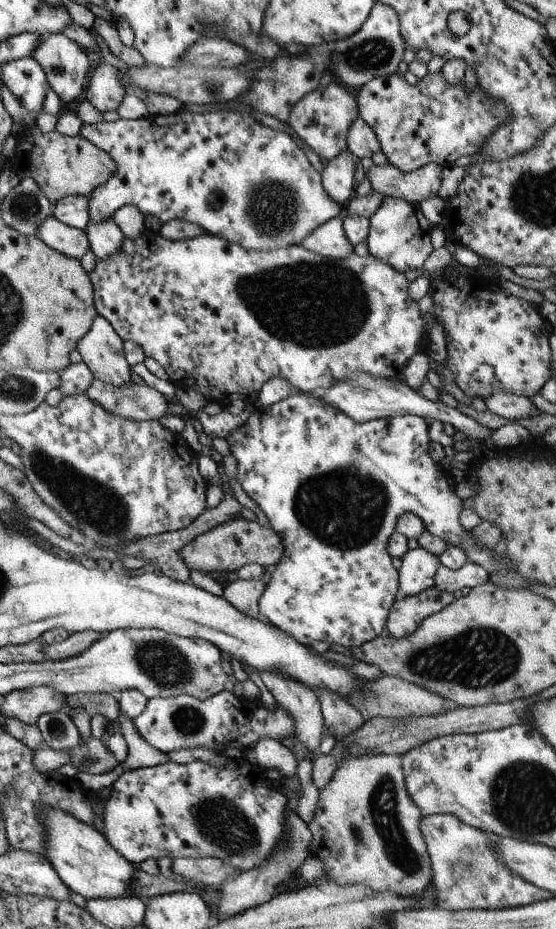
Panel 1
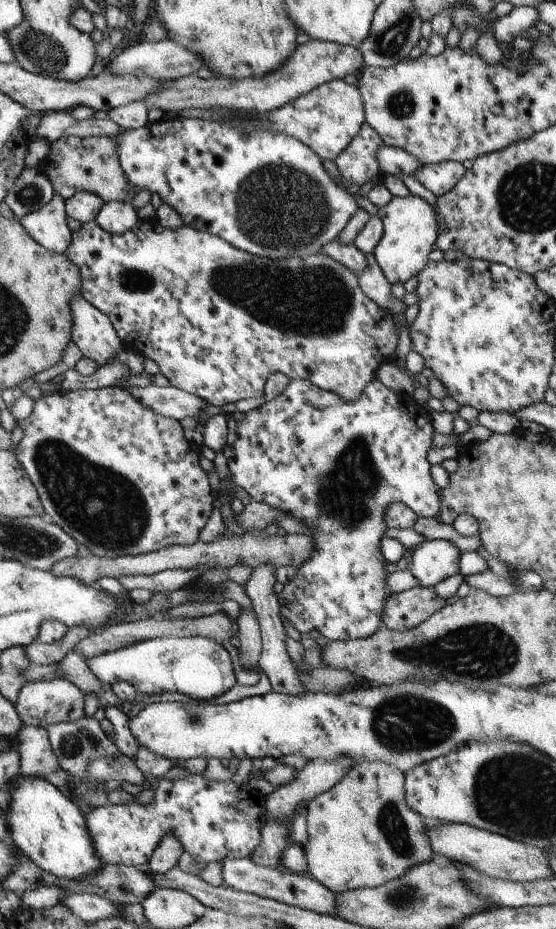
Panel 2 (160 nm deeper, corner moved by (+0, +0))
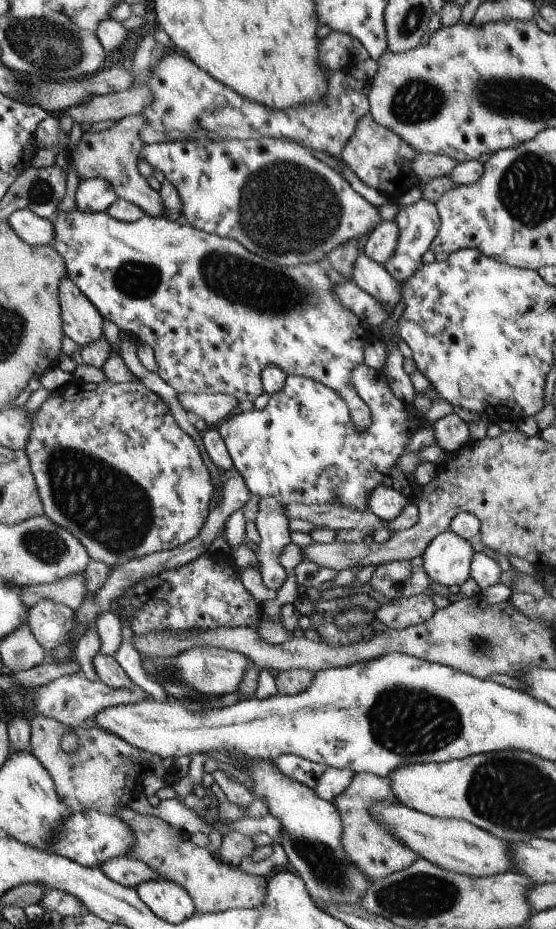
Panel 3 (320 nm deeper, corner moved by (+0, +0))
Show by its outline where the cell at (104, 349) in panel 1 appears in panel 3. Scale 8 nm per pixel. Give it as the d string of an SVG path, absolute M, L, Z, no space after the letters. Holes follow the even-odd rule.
M67 276L59 279L57 302L63 334L75 344L83 348L103 335L102 316Z

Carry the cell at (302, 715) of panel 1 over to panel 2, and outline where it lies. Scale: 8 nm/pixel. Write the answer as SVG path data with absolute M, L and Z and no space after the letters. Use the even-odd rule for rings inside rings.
M259 564L257 568L252 570L251 576L247 576L249 580L247 580L245 586L243 586L245 595L247 595L251 601L257 622L259 622L262 646L258 659L258 667L261 669L261 673L265 678L267 678L271 686L271 691L287 694L287 696L301 696L301 694L305 694L307 690L305 690L303 682L299 682L297 670L295 670L291 658L287 653L287 646L285 646L285 642L287 642L285 638L287 638L287 635L280 620L279 606L273 591L273 584L275 584L273 571L275 569L276 567L273 566L273 564Z

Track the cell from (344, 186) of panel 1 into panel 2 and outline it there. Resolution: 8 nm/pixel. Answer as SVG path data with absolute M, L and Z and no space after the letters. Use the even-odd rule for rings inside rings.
M364 123L346 148L333 160L344 182L361 186L371 177L380 177L375 158L379 146L384 146L381 138Z

